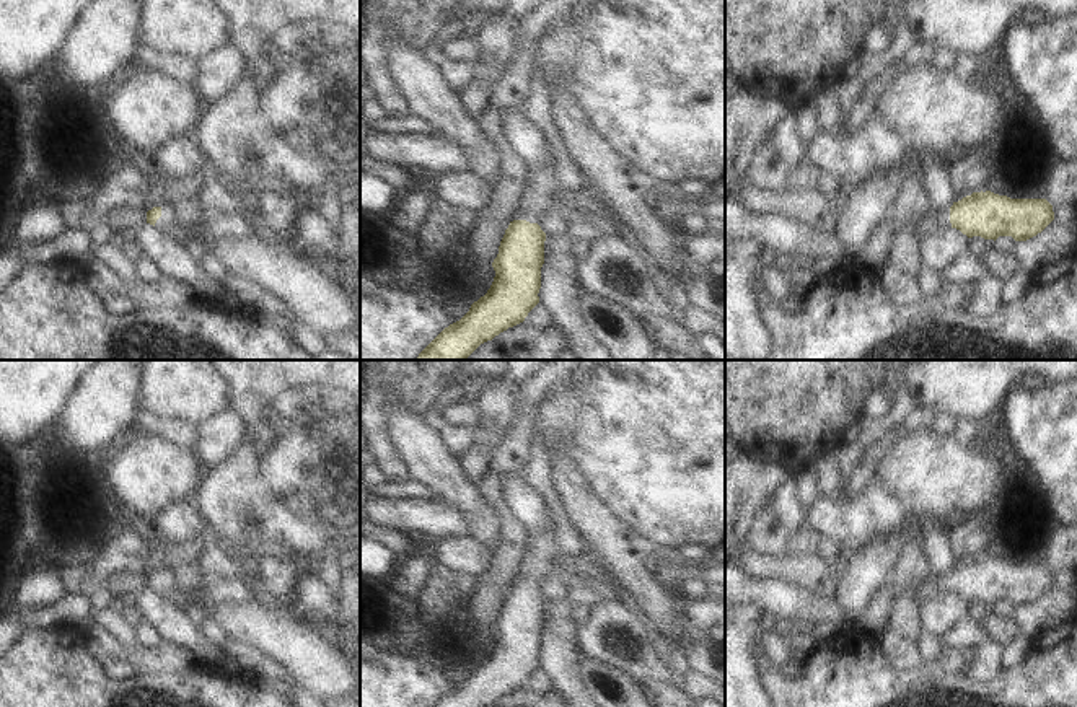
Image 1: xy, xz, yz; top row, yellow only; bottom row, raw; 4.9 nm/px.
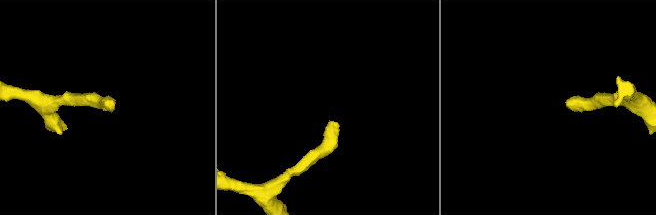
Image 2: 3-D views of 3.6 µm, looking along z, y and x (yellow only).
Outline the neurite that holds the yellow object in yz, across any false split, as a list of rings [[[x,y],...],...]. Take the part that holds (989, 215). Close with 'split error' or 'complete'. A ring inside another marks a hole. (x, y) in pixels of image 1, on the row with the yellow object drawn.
[[[981,191],[953,202],[950,209],[930,209],[901,231],[921,239],[952,226],[968,238],[996,241],[999,236],[1012,236],[1015,241],[1026,241],[1053,220],[1053,205],[1046,199],[1010,199]]]; split error

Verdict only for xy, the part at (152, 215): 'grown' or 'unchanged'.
grown

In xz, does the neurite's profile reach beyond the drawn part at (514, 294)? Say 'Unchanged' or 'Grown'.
Grown.

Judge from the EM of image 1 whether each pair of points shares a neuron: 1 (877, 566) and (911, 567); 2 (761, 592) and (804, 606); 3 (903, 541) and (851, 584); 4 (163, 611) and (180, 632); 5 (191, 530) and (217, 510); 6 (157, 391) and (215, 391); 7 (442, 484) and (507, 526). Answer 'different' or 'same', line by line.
1: different
2: same
3: same
4: same
5: different
6: same
7: different

